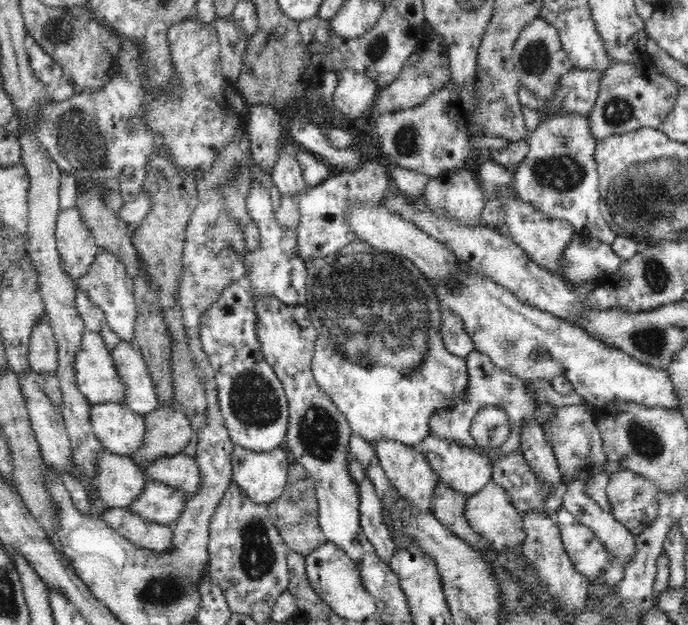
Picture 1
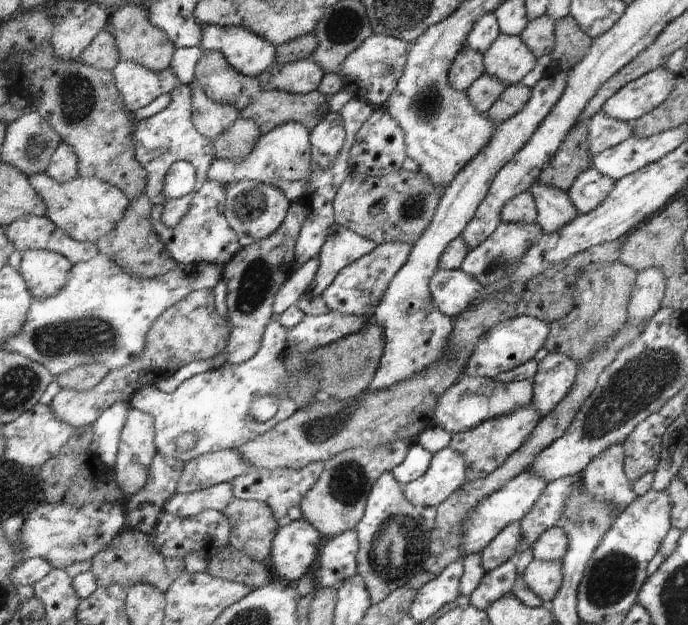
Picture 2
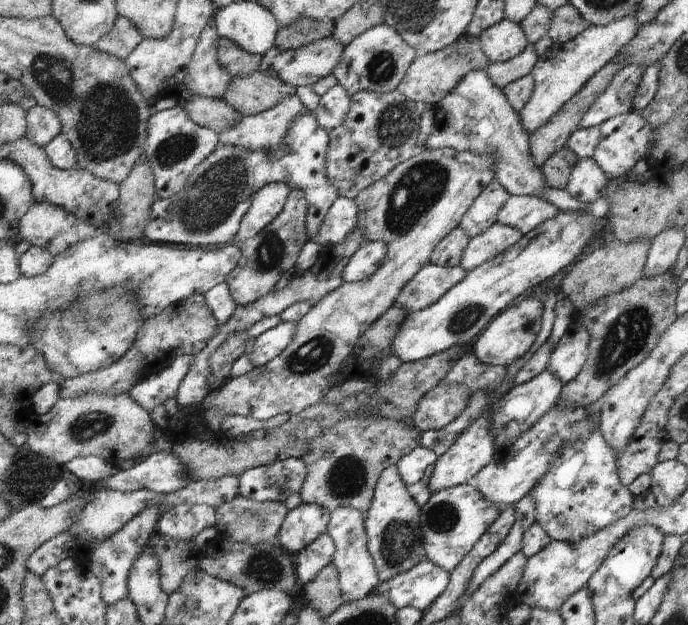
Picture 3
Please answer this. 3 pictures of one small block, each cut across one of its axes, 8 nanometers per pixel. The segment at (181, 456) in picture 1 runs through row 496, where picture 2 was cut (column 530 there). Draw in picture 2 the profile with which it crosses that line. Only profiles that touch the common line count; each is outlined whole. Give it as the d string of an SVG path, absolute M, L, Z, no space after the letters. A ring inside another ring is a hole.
M537 181L530 186L529 192L535 203L535 221L543 233L555 232L578 215L566 192Z

